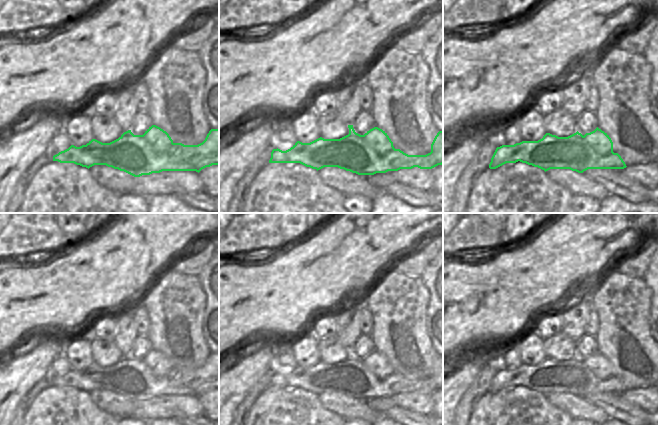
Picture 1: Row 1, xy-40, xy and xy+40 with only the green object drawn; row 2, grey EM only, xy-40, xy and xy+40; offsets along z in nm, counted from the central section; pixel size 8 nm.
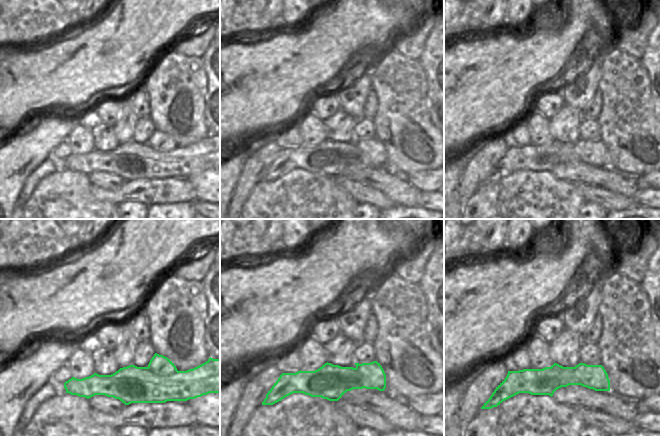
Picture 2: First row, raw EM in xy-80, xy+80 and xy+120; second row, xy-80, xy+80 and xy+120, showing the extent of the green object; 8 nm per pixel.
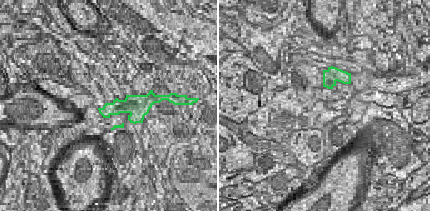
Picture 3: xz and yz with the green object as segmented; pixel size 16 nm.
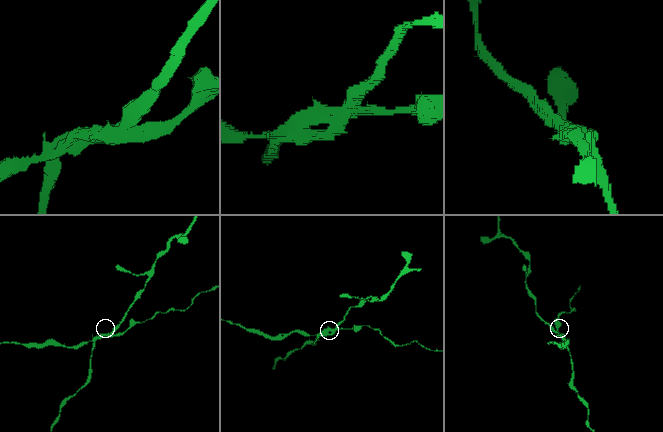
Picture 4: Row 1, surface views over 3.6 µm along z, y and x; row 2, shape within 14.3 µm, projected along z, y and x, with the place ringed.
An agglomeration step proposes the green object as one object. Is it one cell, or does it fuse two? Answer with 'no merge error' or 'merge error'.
merge error

